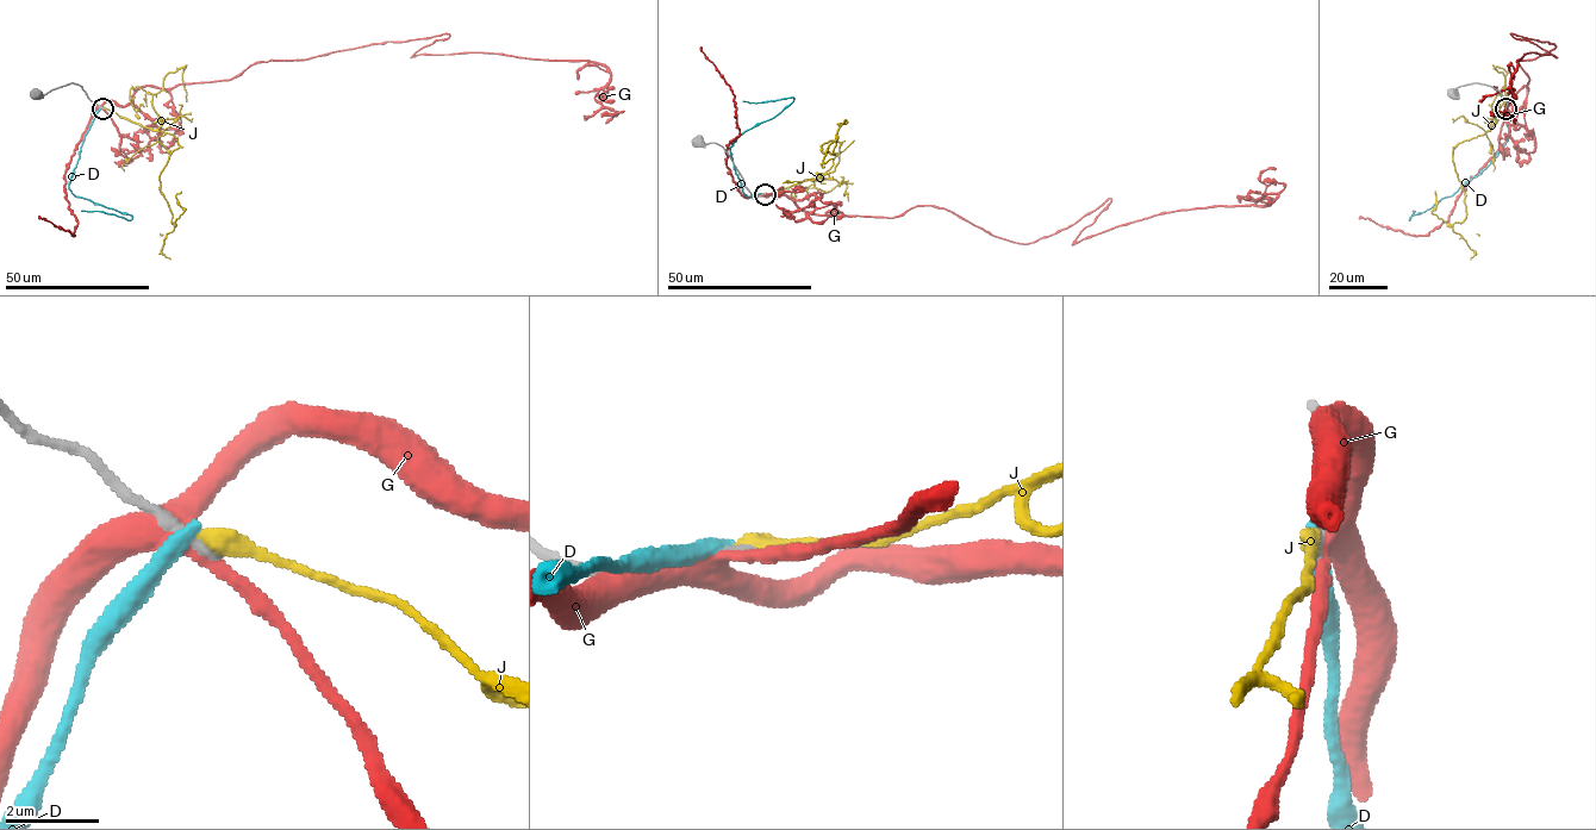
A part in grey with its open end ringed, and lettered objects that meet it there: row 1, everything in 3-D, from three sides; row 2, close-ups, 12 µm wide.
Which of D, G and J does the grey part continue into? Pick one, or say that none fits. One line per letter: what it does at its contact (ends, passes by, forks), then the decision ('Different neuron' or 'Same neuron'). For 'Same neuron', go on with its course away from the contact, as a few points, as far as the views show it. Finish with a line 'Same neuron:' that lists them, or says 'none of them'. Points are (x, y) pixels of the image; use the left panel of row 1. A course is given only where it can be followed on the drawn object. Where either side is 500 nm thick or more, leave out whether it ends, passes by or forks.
D: It ends there. Different neuron
G: It forks there. Different neuron
J: It ends there. Different neuron
Same neuron: none of them

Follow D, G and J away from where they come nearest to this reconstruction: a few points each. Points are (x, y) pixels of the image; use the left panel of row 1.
D: (101, 107), (86, 135), (68, 188), (76, 197), (132, 218), (81, 211)
G: (101, 107), (144, 86), (447, 33), (412, 55), (600, 63), (610, 81), (594, 98), (622, 112), (600, 116)
J: (103, 108), (178, 137), (178, 148), (159, 178), (174, 225), (182, 212), (175, 197), (181, 191)

